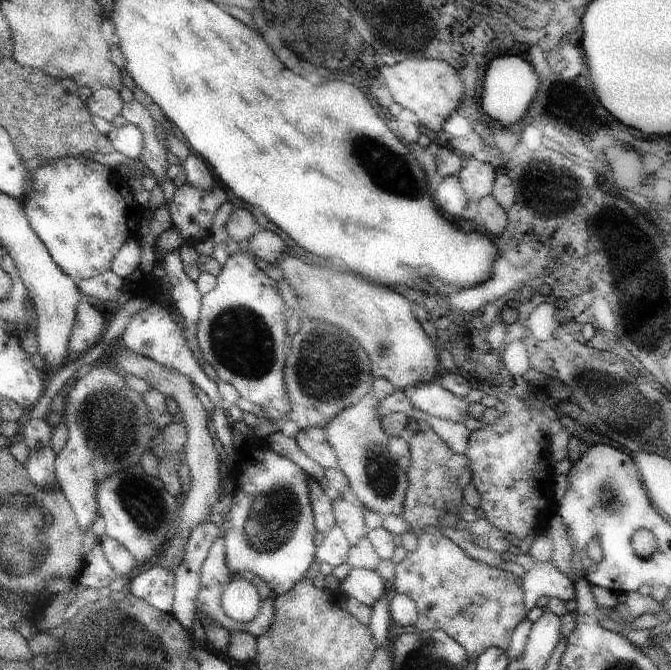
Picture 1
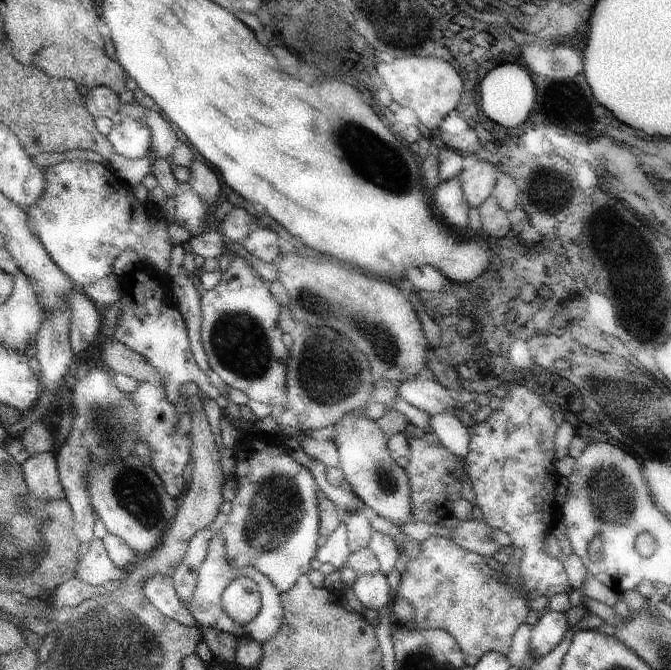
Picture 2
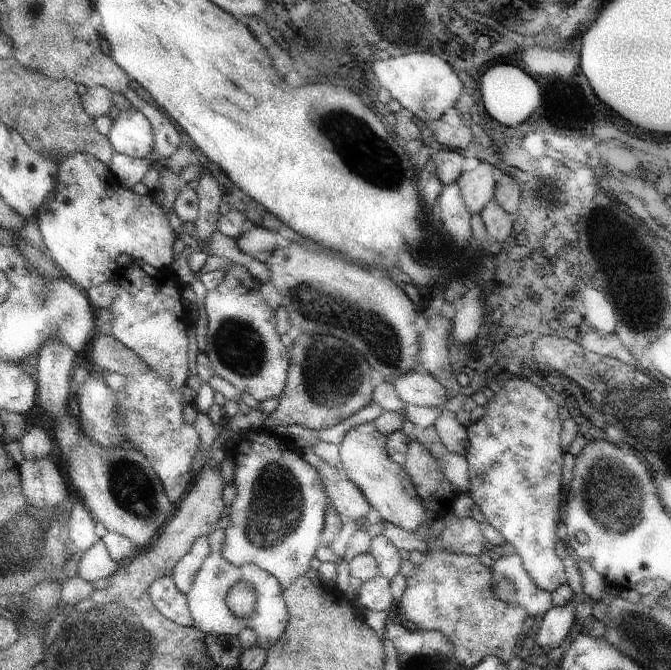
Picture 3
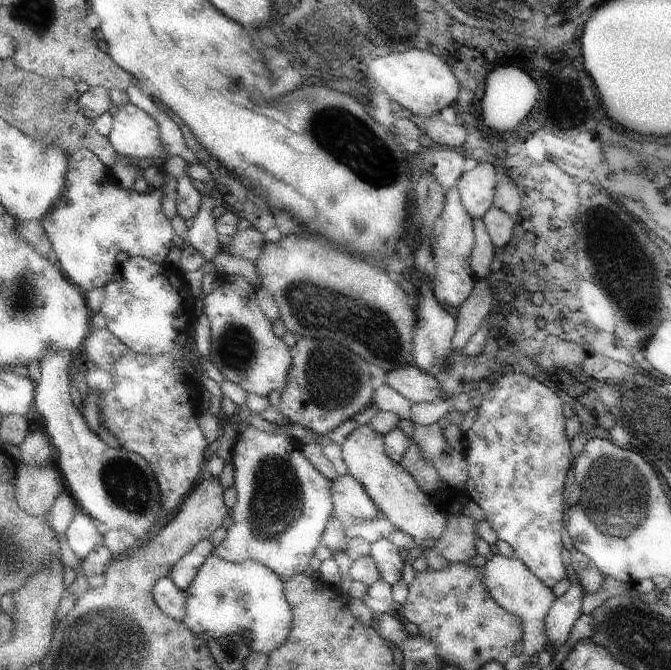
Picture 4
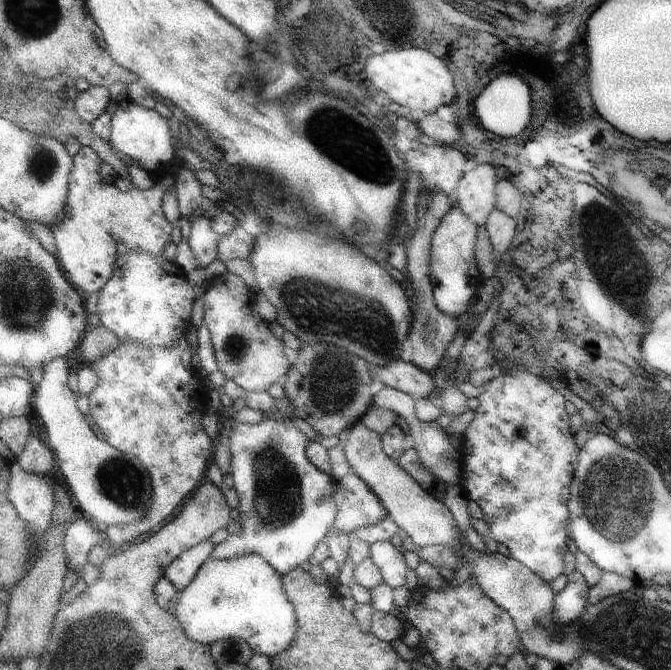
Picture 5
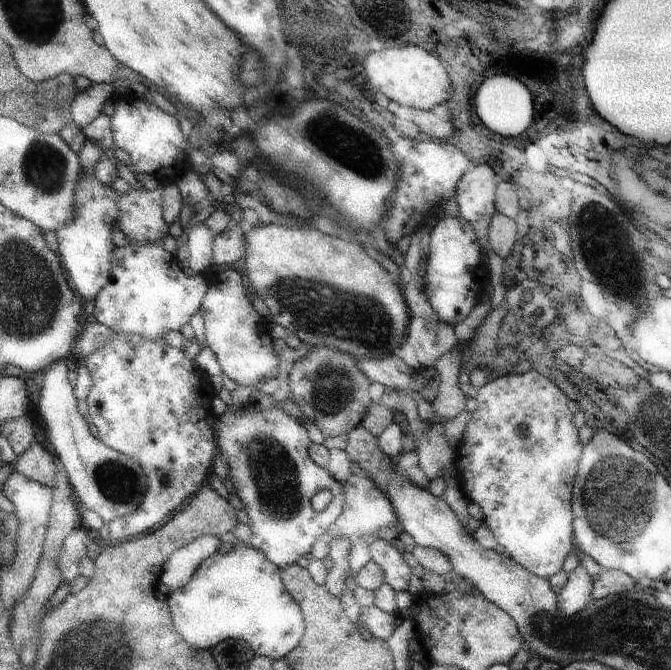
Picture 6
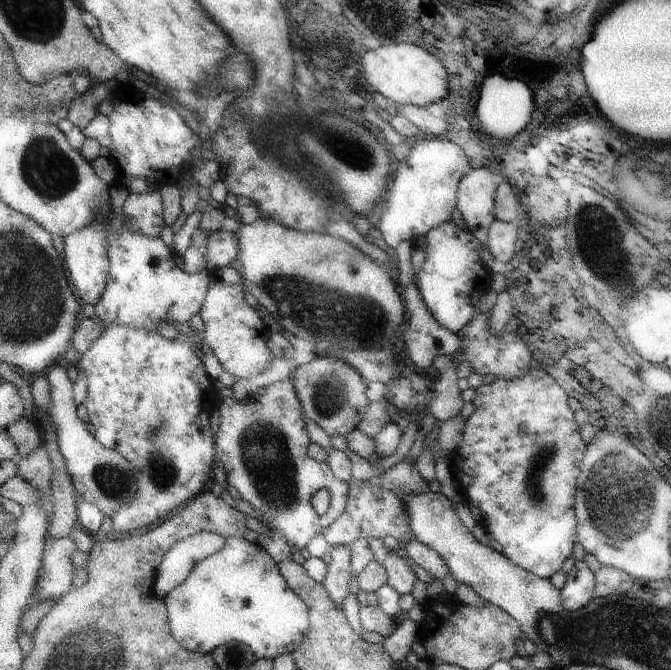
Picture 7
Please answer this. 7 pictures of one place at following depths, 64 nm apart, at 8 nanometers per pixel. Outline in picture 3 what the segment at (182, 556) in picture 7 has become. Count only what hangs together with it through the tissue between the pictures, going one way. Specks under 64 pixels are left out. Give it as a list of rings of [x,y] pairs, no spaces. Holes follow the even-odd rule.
[[[207,535],[200,536],[194,542],[191,552],[185,558],[182,558],[181,562],[175,567],[171,576],[182,593],[187,595],[193,588],[197,573],[201,570],[210,552],[210,538]]]

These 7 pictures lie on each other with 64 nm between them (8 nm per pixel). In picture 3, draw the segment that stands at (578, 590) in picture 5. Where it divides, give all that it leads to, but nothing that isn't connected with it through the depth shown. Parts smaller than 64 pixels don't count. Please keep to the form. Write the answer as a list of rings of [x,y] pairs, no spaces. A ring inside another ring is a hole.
[[[571,600],[563,606],[555,606],[548,610],[534,636],[535,643],[543,649],[543,653],[557,648],[569,636],[576,618],[576,608],[570,605]]]

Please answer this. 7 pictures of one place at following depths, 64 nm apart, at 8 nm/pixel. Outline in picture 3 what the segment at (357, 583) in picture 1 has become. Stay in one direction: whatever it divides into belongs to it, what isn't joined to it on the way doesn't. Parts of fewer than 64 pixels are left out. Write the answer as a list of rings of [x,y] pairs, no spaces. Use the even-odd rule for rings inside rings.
[[[381,574],[362,583],[357,599],[363,608],[371,610],[389,610],[391,606],[398,605],[391,590],[390,578]]]

